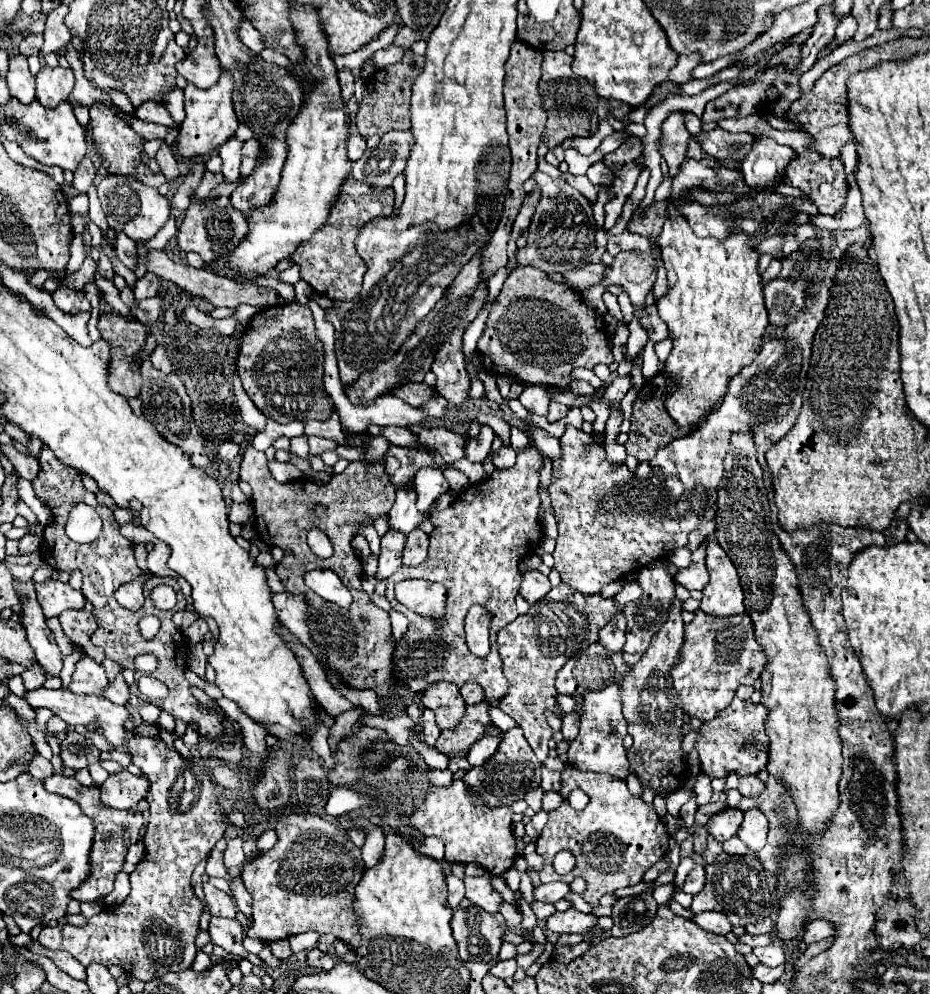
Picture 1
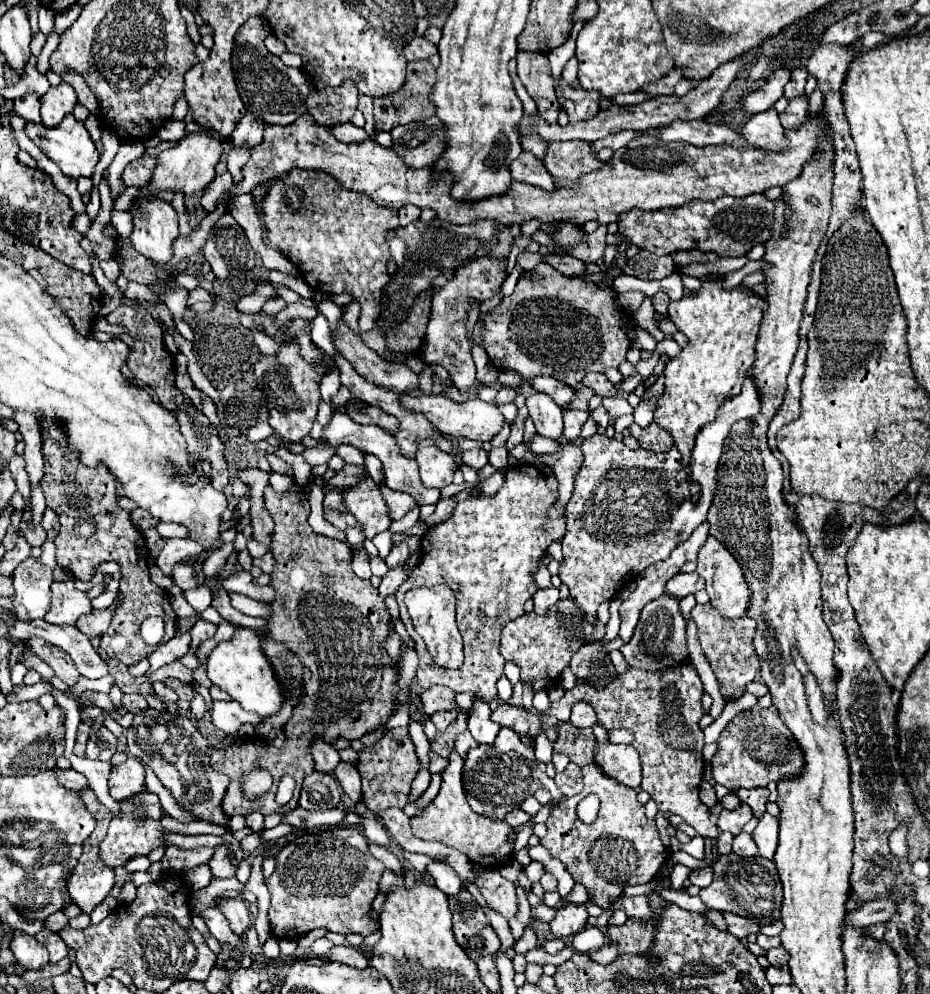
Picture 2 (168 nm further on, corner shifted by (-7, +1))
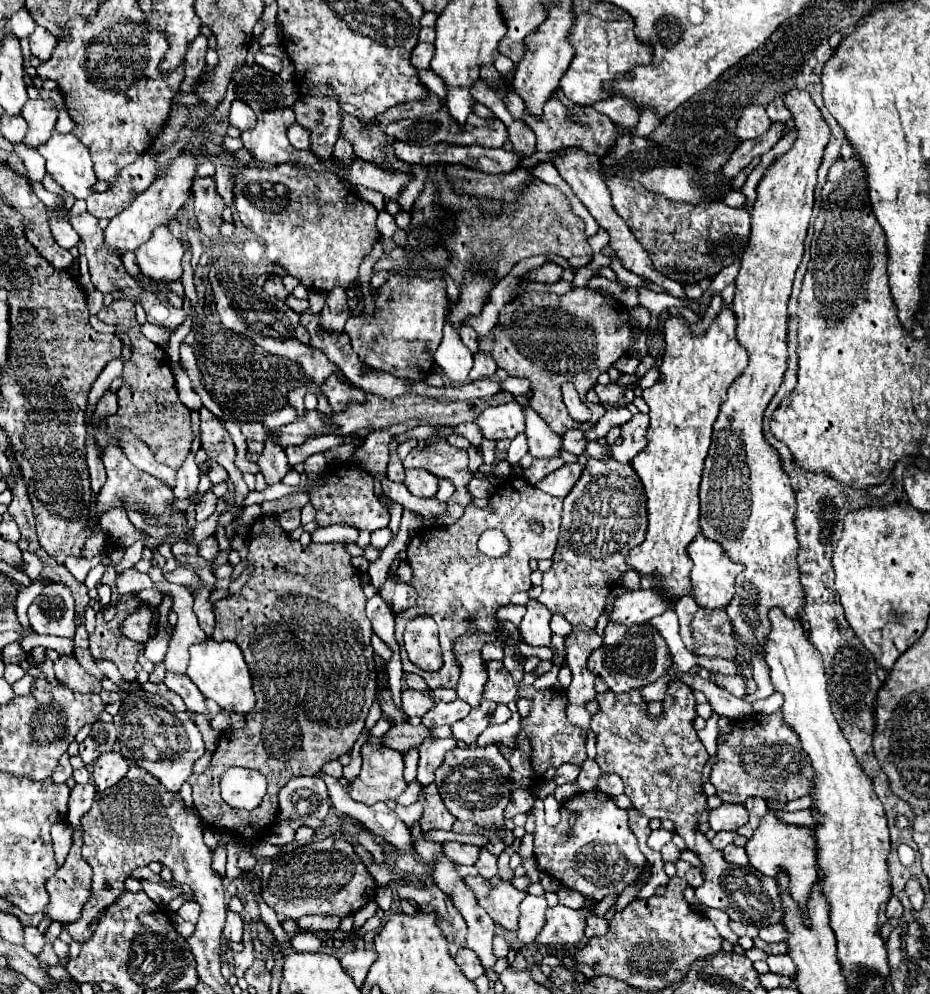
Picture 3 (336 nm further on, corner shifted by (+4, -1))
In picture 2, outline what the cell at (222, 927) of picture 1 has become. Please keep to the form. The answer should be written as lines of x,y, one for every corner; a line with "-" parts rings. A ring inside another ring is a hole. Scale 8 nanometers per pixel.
209,908
203,912
203,920
209,928
209,932
223,944
229,944
231,948
239,948
241,946
241,936
237,936
231,928
227,918
219,912
219,908

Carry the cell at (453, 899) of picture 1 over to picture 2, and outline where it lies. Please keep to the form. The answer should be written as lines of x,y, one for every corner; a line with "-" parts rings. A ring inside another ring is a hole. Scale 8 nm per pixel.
431,862
427,866
427,870
435,878
435,886
441,888
445,894
457,894
463,888
463,882
459,880
459,874
449,864

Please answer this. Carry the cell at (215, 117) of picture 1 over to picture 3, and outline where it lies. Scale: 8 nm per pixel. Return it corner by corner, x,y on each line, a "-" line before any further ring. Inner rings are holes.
182,152
164,170
162,178
154,180
154,184
144,194
140,194
140,198
134,198
128,210
120,212
116,218
110,220
108,228
104,230
104,242
110,248
116,248
120,252
124,252
124,250
136,250
144,242
148,242
150,236
152,236
152,232
154,232
154,228
168,226
176,218
176,214
184,206
184,202
188,200
188,194
190,194
190,188
192,188
192,180
194,180
194,172
196,172
194,156
188,154
188,152

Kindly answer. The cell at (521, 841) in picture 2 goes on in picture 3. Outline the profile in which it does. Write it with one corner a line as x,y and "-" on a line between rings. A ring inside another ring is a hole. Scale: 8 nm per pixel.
480,850
480,856
476,860
476,868
478,868
478,873
486,879
493,878
498,872
497,867
498,858
494,854
488,854
488,850

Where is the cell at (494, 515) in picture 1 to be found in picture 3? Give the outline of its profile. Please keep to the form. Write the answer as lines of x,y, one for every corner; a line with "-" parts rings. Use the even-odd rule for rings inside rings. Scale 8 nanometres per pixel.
508,478
504,486
496,490
490,498
490,510
482,510
476,506
468,506
464,516
452,526
432,526
418,530
408,542
408,564
412,568
412,580
408,582
416,594
418,604
406,610
402,616
396,618
396,640
400,644
402,670
406,674
420,674
430,690
438,686
456,688
456,678
460,678
460,670
454,660
454,640
468,630
466,618
472,618
470,630
492,630
498,622
494,620
494,612
510,602
514,592
528,590
530,582
530,560
532,558
552,558
558,534
560,534
560,518
562,518
562,498
554,498
544,494
542,490
530,486
526,480
-
530,520
538,520
542,524
542,534
534,534
530,528
-
488,528
498,528
510,538
510,554
502,558
490,558
482,554
476,546
480,534
-
420,616
432,616
440,628
440,646
444,664
438,672
424,672
408,660
405,651
404,628
410,620

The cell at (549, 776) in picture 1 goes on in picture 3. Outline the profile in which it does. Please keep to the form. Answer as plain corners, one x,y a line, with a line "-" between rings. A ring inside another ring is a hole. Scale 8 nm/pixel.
564,764
564,766
560,766
560,768
556,770
554,782
556,782
558,786
568,784
568,782
576,782
578,774
580,774
580,766
574,766
574,764

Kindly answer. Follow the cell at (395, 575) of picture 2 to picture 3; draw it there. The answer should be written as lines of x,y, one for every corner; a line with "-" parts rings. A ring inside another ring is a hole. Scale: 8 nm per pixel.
376,594
366,604
366,616
372,622
374,632
390,646
392,658
388,662
388,668
394,670
394,666
398,666
398,662
400,662
400,648
398,648
398,642
394,638
394,616
392,616
390,606
384,602
382,596

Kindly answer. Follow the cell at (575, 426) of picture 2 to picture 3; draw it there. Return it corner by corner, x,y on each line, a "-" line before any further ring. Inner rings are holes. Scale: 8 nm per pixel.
570,430
568,434
564,434
564,438
562,438
562,444
564,444
564,450
568,450
568,452
572,452
572,454
576,454
576,456
580,456
580,454
584,454
586,452
586,436
584,436
584,432
582,430

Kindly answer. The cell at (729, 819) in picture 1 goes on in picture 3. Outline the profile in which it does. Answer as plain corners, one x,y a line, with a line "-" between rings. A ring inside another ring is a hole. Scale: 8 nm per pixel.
722,804
720,808
714,808
708,814
708,824
716,832
720,832
720,830
736,832
746,822
748,822
746,808
744,806
736,806
736,804

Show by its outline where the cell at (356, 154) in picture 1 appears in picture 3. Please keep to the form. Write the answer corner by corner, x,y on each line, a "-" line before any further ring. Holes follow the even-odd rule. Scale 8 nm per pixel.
294,122
294,124
290,124
288,126
288,140
292,142
292,146
294,148
306,148
308,150
308,146
310,146
310,142
308,142
308,130
304,130
298,122

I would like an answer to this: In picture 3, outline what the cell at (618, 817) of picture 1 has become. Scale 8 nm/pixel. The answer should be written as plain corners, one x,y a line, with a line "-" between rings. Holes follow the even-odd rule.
590,790
590,792
578,792
576,796
572,796
570,800
566,800
560,808
562,812
562,820
558,826
548,826
544,819
543,801
536,798
531,808
535,817
535,833
534,833
534,858
538,862
538,866
552,878
556,878
558,882
562,882
564,886
580,892
584,898
592,898
592,900
602,900
608,894
620,894
632,880
636,880
636,876
640,874
642,866
646,864
644,854
638,848
638,840
632,834
630,826
628,826
628,814
626,810
620,810
612,798
608,798
606,794
600,794
598,790
-
576,816
574,826
570,826
570,818

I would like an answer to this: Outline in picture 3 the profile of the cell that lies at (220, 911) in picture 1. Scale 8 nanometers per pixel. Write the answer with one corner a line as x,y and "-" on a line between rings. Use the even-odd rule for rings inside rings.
236,912
226,914
226,926
224,926
224,938
242,942
242,918

